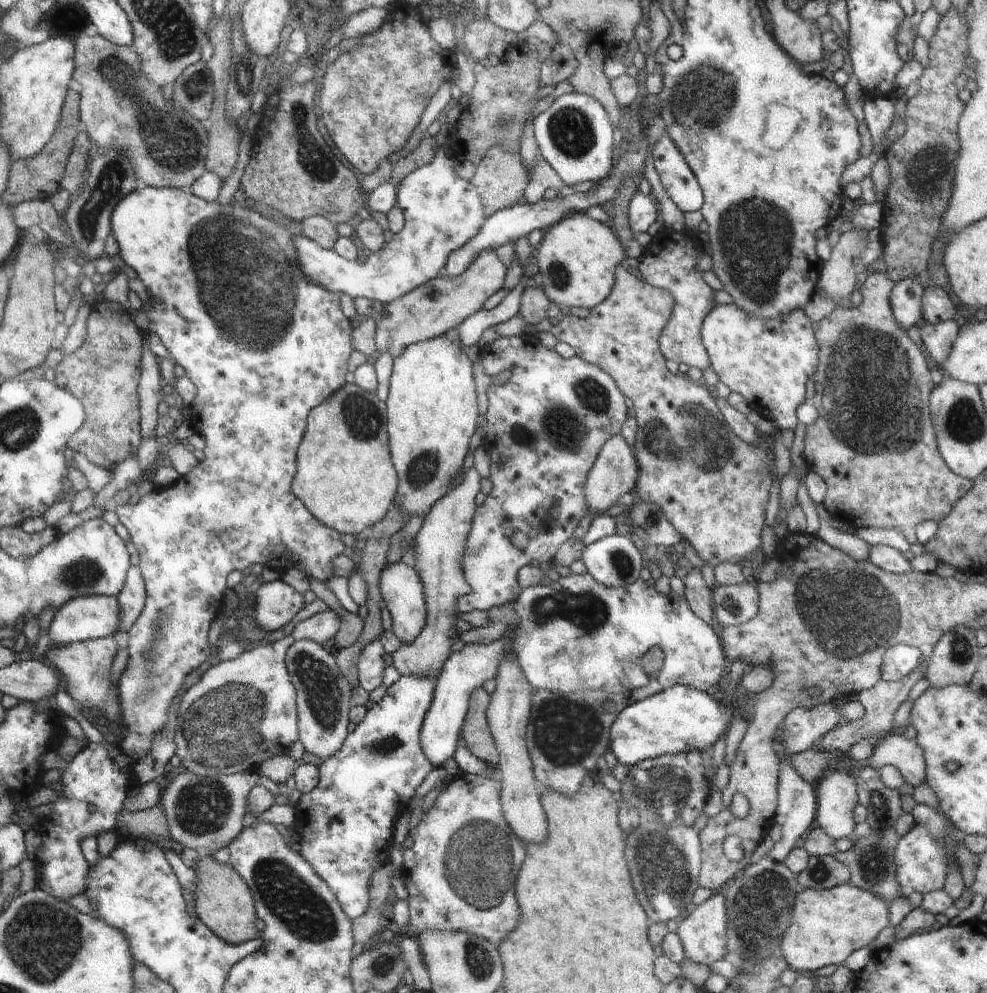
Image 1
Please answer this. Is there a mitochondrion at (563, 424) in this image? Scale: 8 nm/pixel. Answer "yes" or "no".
yes

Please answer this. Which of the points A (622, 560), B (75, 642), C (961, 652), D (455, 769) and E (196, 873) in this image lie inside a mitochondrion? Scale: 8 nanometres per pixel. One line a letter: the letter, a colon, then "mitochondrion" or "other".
A: mitochondrion
B: other
C: mitochondrion
D: other
E: other

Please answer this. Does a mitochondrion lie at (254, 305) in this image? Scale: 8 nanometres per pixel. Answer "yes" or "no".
yes

